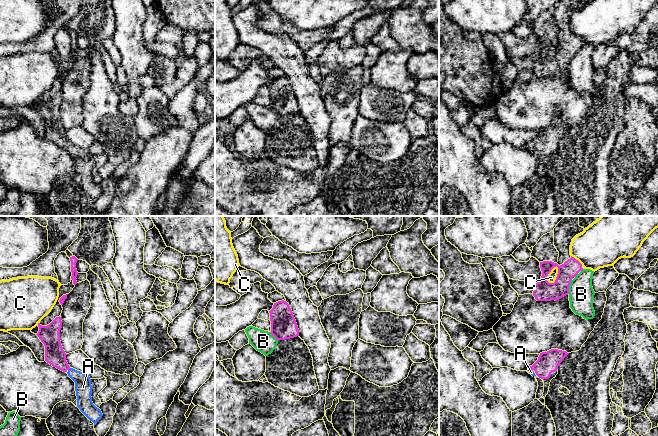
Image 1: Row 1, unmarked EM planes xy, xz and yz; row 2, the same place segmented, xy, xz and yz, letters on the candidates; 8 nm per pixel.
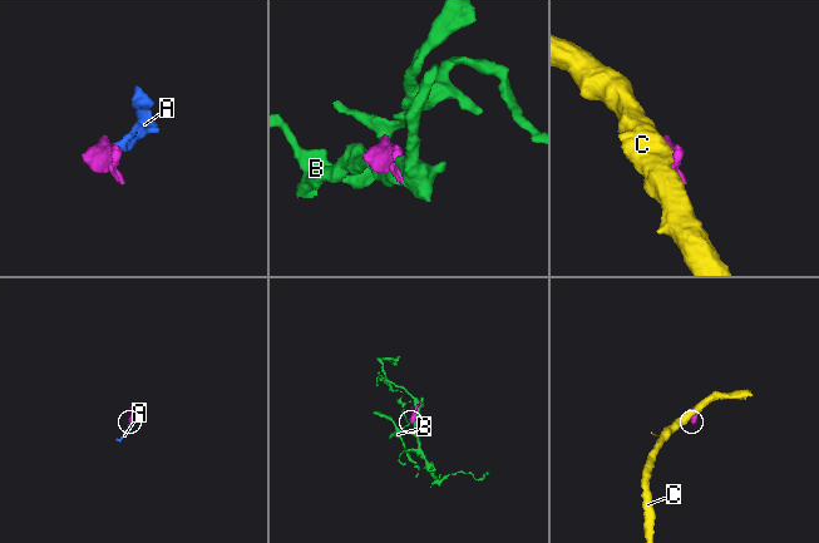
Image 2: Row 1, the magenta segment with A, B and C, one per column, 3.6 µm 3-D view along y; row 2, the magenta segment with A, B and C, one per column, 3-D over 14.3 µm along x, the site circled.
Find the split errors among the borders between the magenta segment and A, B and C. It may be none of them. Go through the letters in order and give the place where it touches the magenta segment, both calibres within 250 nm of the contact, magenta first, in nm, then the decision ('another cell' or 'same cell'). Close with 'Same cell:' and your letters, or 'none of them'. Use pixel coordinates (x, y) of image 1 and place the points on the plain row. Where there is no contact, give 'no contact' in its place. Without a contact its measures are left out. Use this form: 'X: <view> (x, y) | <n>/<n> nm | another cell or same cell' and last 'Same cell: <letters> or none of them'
A: yz (531, 145) | 170/40 nm | same cell
B: yz (568, 63) | 160/200 nm | another cell
C: yz (548, 49) | 160/70 nm | another cell
Same cell: A

